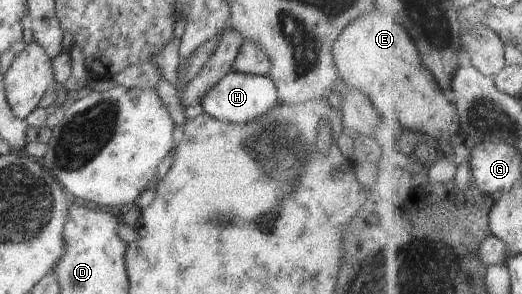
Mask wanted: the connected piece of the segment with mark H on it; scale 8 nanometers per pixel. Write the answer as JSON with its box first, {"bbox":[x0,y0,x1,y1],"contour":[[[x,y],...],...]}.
{"bbox":[200,71,280,122],"contour":[[[230,71],[200,98],[202,111],[221,122],[247,122],[264,115],[280,103],[279,95],[270,76]]]}

